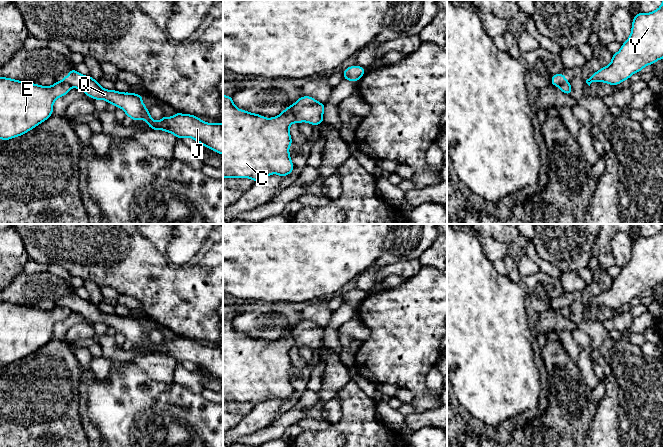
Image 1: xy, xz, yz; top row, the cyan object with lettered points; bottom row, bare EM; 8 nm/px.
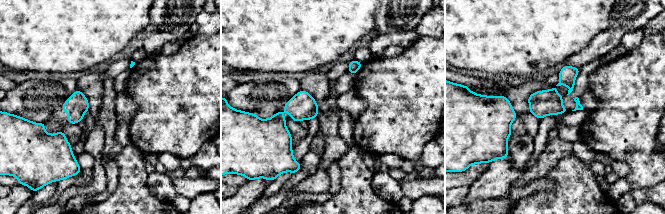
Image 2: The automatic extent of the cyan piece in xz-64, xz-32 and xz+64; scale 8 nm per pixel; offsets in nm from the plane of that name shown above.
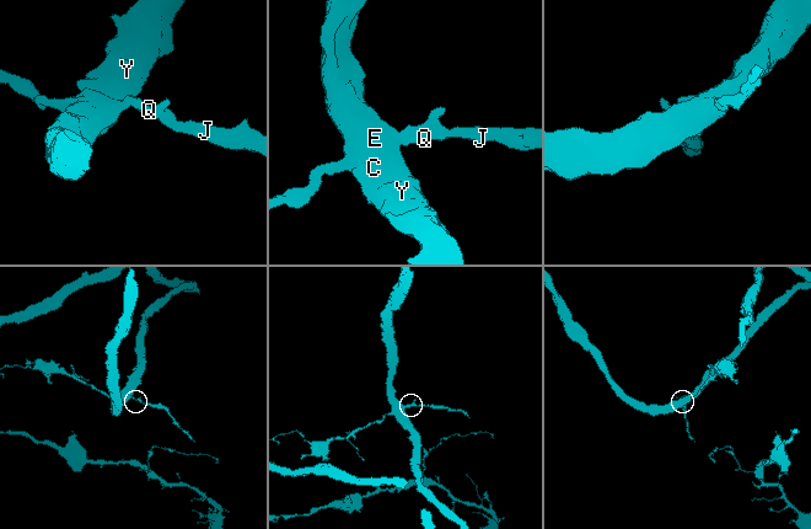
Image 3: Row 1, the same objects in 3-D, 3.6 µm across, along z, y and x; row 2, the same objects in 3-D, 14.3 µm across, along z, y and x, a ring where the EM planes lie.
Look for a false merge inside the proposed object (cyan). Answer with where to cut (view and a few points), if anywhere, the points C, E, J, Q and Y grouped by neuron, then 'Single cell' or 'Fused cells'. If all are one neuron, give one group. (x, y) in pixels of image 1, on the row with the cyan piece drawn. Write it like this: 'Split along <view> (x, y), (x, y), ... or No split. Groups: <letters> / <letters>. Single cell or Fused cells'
Split along xz (288, 107), (295, 122). Groups: C E Y / J Q. Fused cells

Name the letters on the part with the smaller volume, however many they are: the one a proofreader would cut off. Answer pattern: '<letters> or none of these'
J, Q

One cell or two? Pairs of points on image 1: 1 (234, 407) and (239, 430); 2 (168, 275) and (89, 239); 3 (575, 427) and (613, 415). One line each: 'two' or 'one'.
1: two
2: one
3: two

